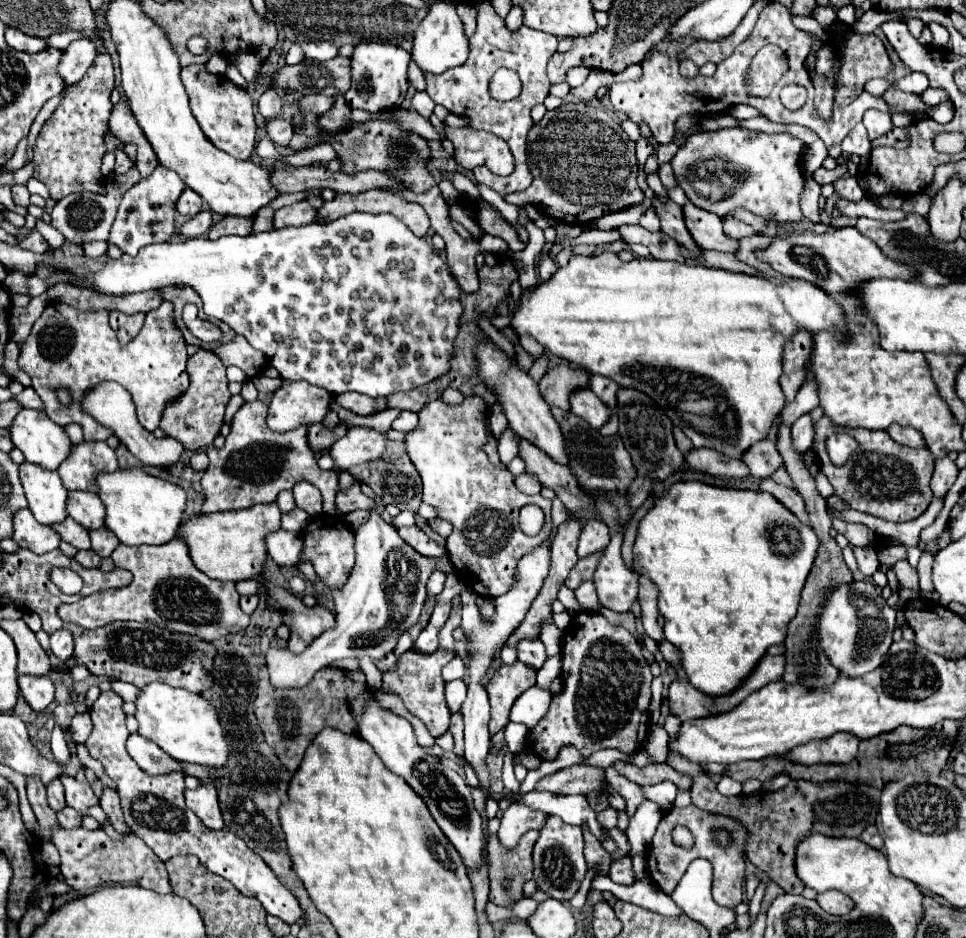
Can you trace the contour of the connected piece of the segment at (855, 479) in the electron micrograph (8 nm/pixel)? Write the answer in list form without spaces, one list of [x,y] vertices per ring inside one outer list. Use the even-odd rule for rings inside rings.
[[[821,417],[815,423],[815,441],[817,459],[821,471],[831,481],[835,495],[841,497],[845,503],[849,503],[851,509],[869,513],[873,517],[881,517],[885,521],[901,523],[901,521],[913,521],[919,515],[923,515],[933,499],[929,479],[933,475],[933,455],[927,447],[911,449],[905,445],[895,443],[885,431],[869,431],[869,429],[847,429],[837,427],[833,421]],[[833,433],[847,433],[859,443],[859,451],[855,453],[855,459],[851,465],[833,465],[825,441]]]

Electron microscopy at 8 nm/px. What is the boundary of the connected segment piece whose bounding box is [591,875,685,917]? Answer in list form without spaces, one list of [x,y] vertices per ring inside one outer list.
[[[599,875],[597,879],[593,879],[591,887],[595,891],[601,891],[601,893],[609,891],[617,899],[621,899],[621,901],[627,901],[627,903],[633,903],[633,905],[657,911],[657,913],[661,913],[665,917],[685,915],[683,909],[675,901],[671,901],[671,897],[667,897],[665,893],[661,893],[651,879],[643,879],[643,881],[637,881],[631,887],[625,887],[625,885],[613,883],[607,875]]]

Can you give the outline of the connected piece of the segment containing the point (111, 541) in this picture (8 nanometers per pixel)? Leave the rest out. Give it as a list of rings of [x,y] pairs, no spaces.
[[[105,527],[99,531],[89,531],[89,535],[91,535],[91,547],[99,557],[111,557],[115,547],[119,545],[119,539]]]

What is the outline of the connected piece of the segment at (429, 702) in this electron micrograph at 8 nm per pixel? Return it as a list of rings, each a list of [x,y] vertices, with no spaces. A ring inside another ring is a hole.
[[[441,647],[439,651],[431,653],[431,655],[425,655],[425,653],[417,653],[417,651],[407,651],[405,655],[399,657],[399,669],[393,671],[393,673],[383,673],[383,691],[391,691],[391,693],[397,693],[407,711],[415,717],[419,717],[425,727],[429,729],[431,737],[441,737],[447,729],[449,729],[449,717],[451,717],[451,711],[447,709],[447,703],[445,703],[445,681],[441,677],[441,669],[443,665],[447,665],[451,659],[455,657],[455,651],[453,649],[445,649]]]

